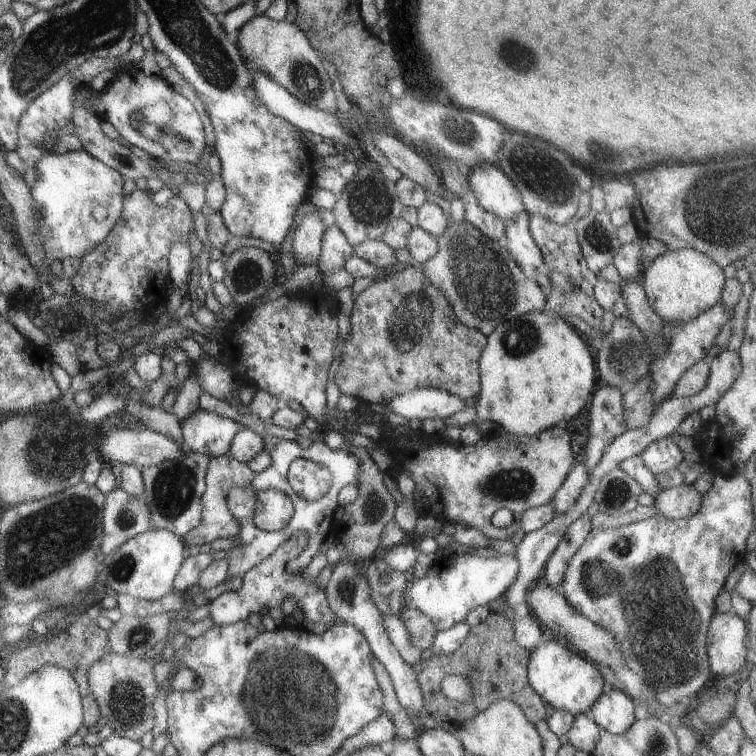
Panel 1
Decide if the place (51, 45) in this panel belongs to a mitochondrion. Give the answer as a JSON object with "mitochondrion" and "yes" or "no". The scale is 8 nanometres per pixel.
{"mitochondrion":"yes"}

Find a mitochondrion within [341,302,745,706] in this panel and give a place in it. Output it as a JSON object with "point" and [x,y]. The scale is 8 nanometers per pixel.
{"point":[673,657]}

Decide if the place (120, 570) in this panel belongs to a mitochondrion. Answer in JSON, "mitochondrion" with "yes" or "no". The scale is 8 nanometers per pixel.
{"mitochondrion":"yes"}

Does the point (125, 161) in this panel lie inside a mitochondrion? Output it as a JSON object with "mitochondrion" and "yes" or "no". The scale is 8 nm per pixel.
{"mitochondrion":"no"}

